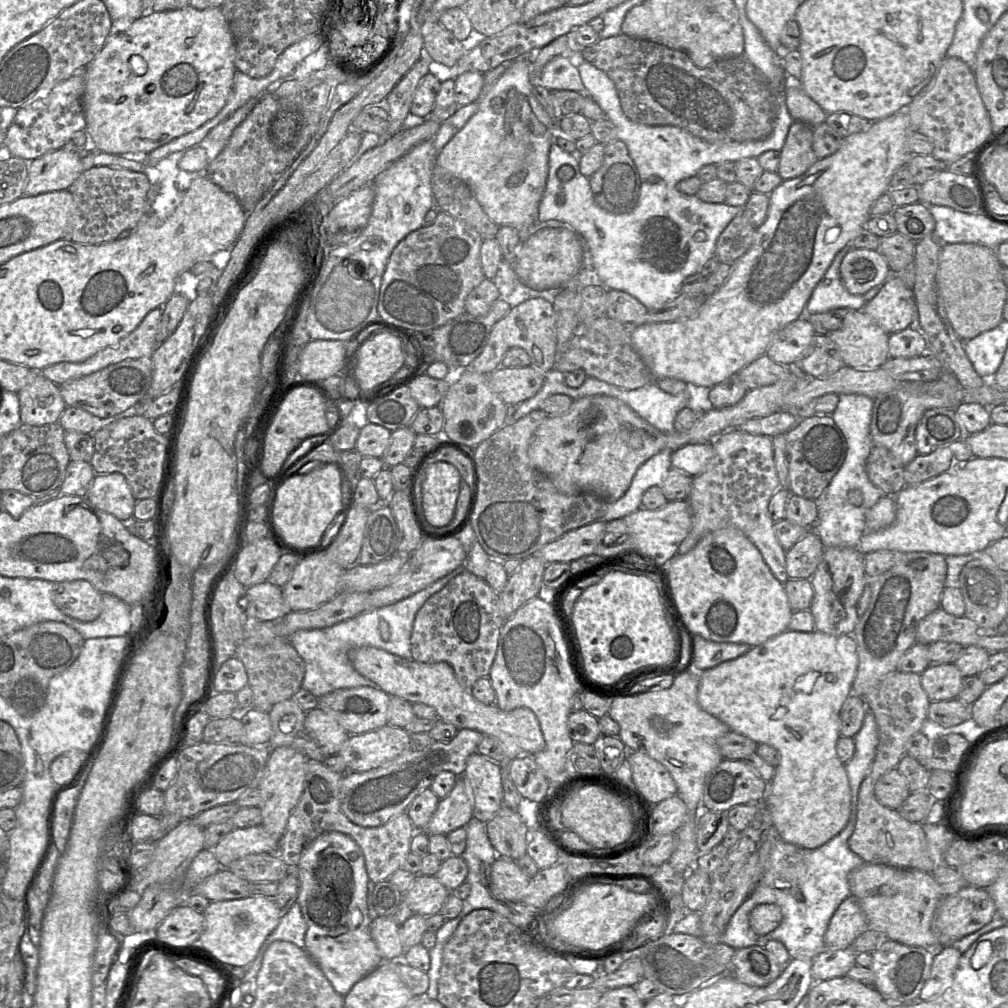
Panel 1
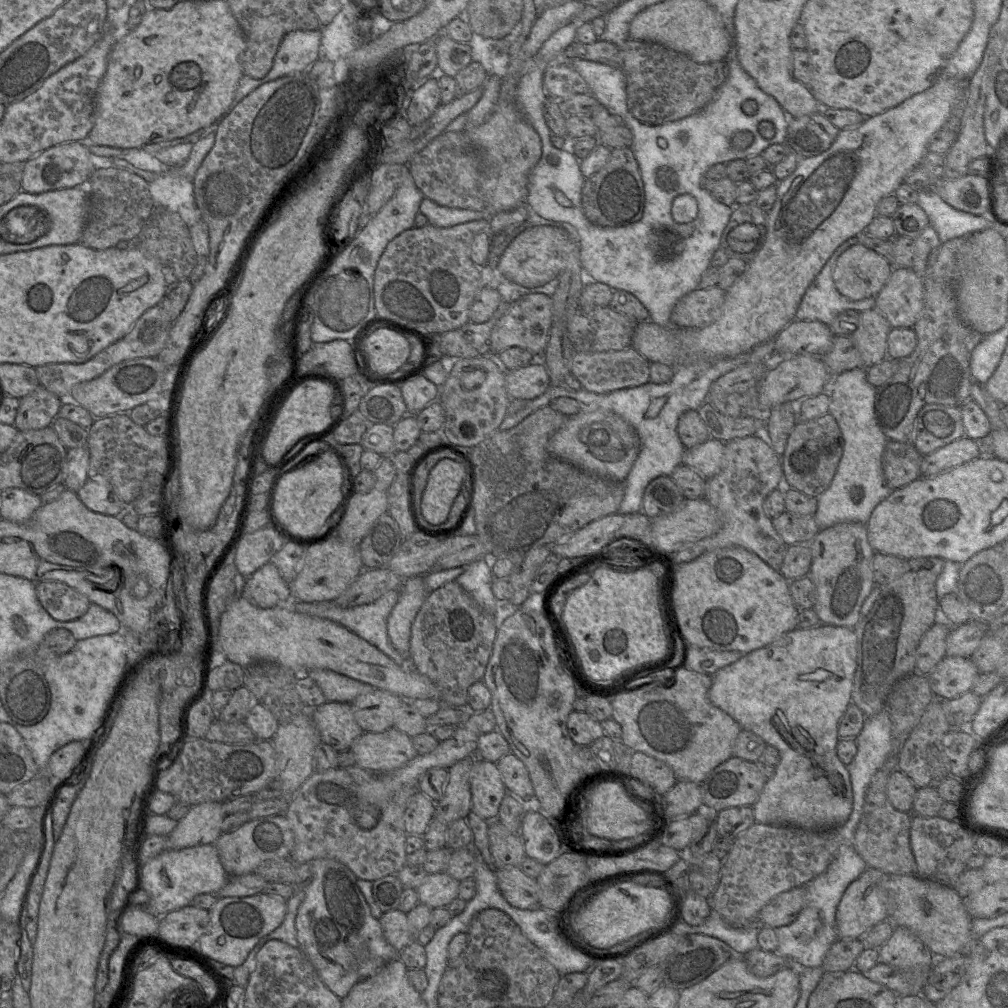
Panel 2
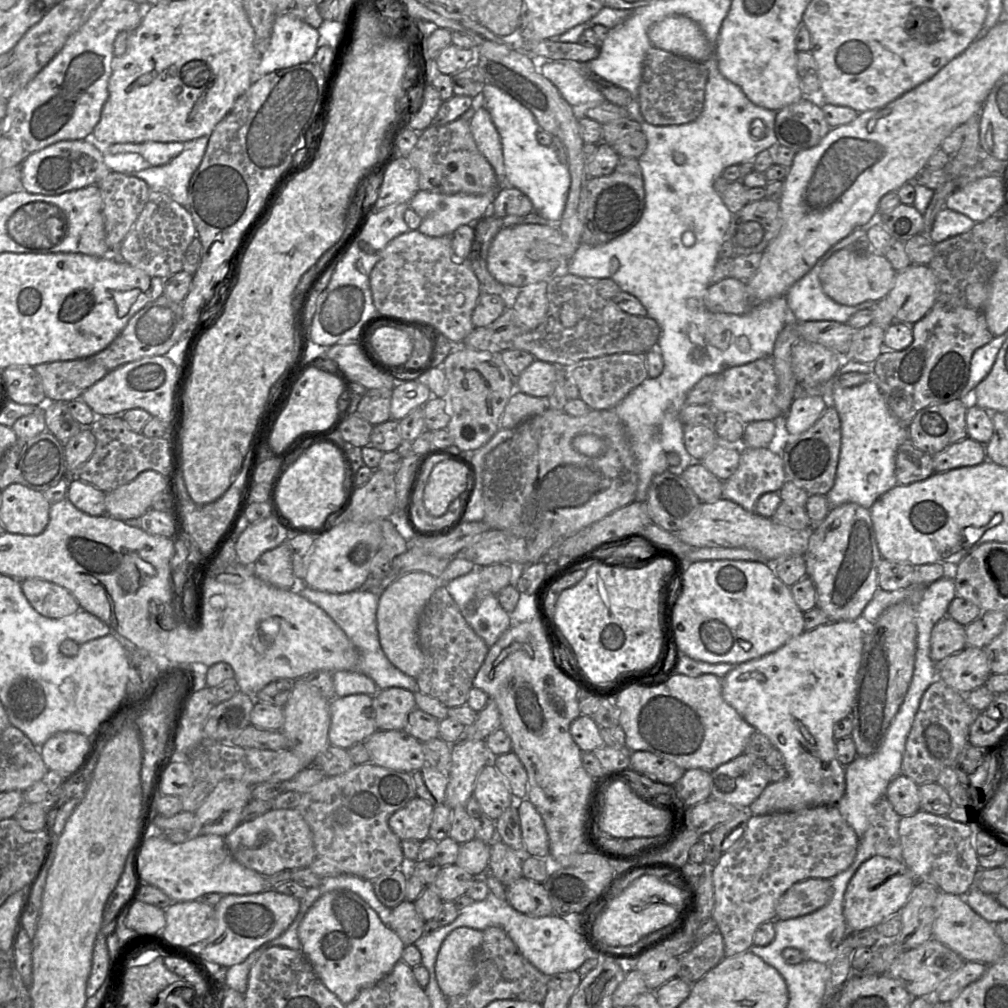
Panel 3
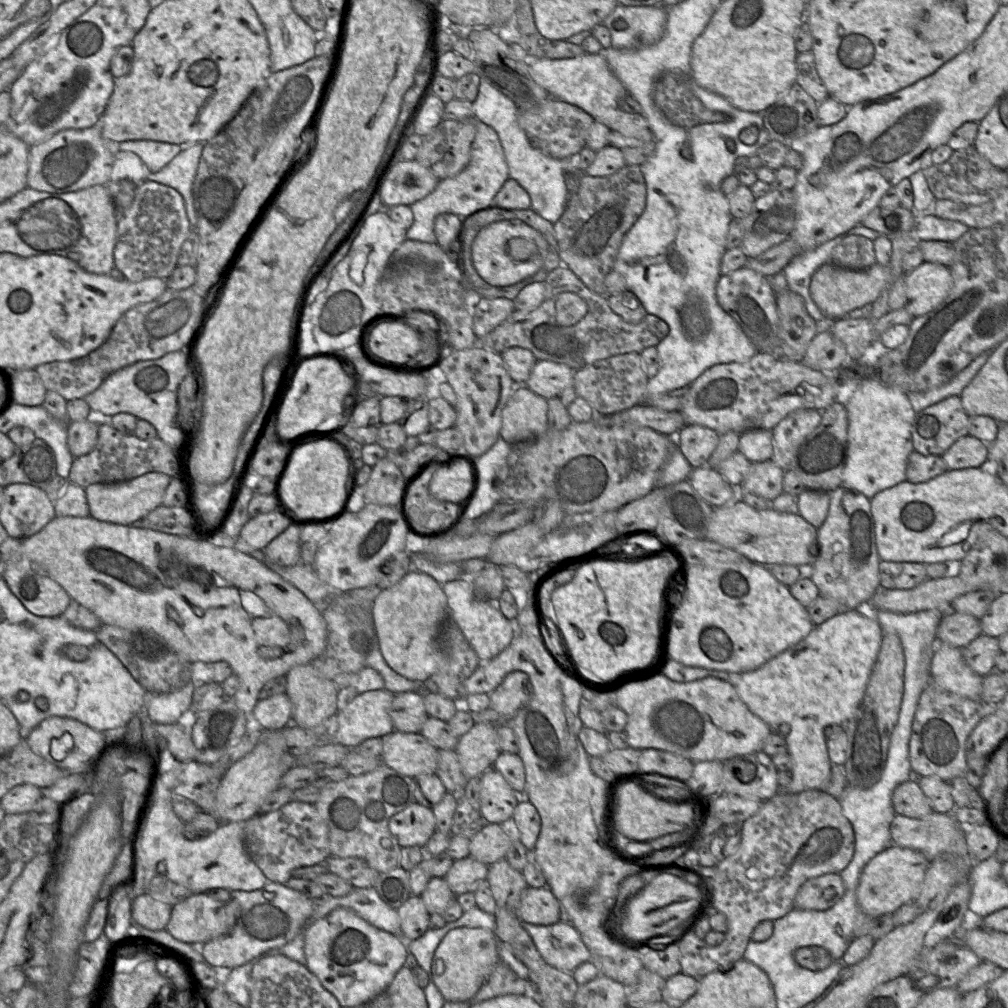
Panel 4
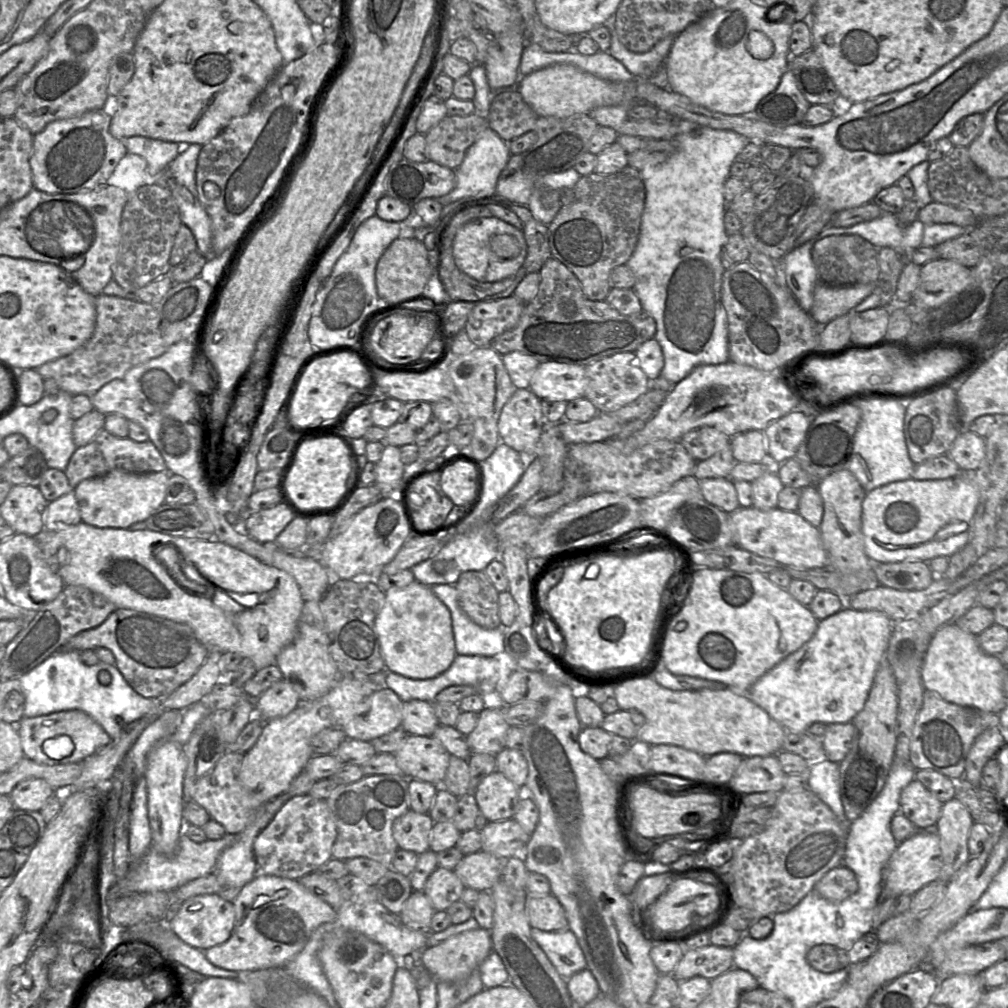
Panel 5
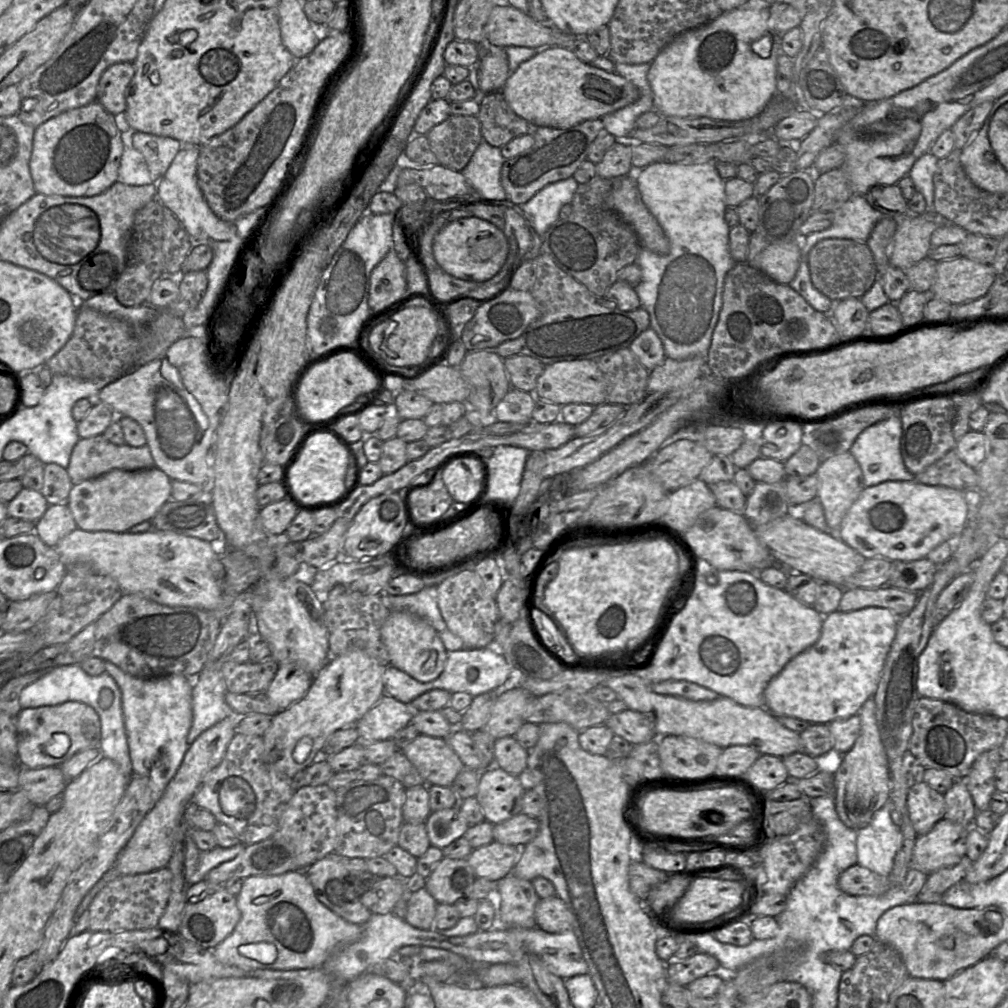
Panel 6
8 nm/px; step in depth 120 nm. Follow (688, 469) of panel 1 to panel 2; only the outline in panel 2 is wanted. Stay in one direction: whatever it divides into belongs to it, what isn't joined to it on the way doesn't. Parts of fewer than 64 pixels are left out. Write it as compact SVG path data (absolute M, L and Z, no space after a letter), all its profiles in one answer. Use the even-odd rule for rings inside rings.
M710 437L705 442L686 449L682 463L709 479L721 471L724 453L725 442Z

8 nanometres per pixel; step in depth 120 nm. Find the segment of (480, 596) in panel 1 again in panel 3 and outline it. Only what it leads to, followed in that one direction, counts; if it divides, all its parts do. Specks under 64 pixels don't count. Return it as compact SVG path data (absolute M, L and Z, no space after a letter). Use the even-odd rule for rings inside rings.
M445 584L439 585L419 615L418 642L425 655L425 668L415 678L419 691L438 699L447 708L467 704L473 680L489 647L468 625Z

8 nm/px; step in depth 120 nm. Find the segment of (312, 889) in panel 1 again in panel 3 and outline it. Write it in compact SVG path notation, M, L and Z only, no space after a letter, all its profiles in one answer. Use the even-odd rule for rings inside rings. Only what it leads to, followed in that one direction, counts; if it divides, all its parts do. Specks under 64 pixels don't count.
M335 889L324 893L305 914L298 927L302 952L311 963L322 983L346 1005L361 990L388 975L395 964L402 960L405 944L399 936L379 918L378 914L358 894L347 889Z

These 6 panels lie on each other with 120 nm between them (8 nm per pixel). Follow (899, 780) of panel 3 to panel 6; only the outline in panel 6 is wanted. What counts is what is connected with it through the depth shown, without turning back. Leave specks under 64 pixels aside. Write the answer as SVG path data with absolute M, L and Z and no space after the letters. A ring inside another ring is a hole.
M916 781L908 790L907 811L917 836L928 833L945 817L944 795L922 781Z

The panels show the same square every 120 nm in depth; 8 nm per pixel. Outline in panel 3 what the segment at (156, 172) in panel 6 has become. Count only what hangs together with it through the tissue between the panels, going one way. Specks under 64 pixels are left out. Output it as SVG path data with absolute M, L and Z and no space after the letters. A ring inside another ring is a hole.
M144 142L144 143L116 143L107 147L107 152L137 153L151 166L167 164L184 150L182 142Z

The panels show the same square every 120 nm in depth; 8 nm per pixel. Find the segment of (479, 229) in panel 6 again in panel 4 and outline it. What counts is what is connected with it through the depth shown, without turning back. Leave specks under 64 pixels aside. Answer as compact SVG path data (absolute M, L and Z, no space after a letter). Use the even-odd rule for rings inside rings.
M521 220L498 221L482 228L475 237L472 244L472 261L477 273L487 283L499 287L510 286L533 276L543 267L546 245L542 234ZM514 237L532 240L538 247L537 253L526 261L514 258L507 248L507 242Z

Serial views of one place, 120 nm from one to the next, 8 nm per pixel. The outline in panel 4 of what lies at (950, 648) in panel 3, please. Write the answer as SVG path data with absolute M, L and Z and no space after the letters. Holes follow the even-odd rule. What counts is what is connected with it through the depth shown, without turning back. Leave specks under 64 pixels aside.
M950 611L940 621L936 638L938 643L964 648L980 634L980 619L970 614Z

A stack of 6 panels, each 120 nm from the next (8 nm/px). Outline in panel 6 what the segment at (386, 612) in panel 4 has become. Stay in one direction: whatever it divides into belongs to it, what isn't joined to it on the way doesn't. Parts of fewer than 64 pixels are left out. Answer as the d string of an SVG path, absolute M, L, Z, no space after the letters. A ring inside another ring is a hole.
M391 611L381 627L381 638L390 656L391 665L415 680L431 682L443 672L448 651L436 630L418 615L407 611Z

